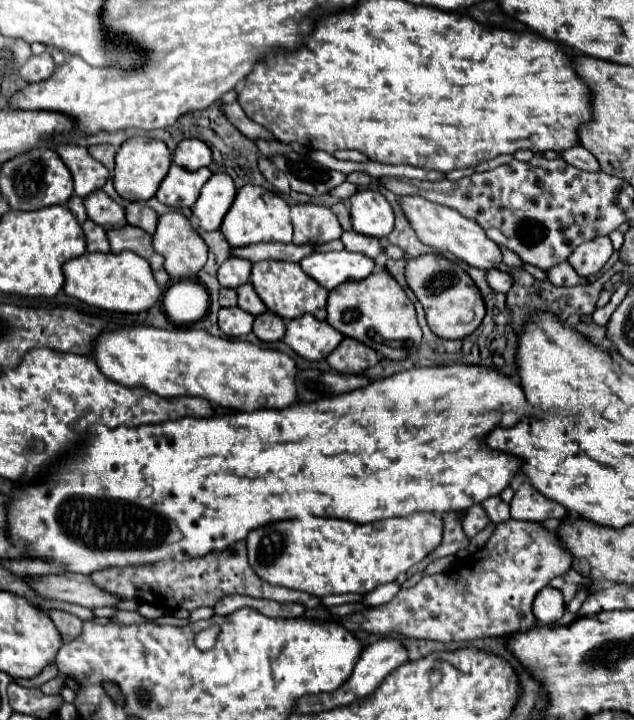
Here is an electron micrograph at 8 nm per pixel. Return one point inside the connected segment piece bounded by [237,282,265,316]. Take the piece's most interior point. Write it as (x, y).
(248, 300)

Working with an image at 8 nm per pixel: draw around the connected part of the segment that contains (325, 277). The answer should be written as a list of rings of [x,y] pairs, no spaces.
[[[313,252],[301,262],[305,274],[317,280],[323,288],[333,290],[335,286],[349,280],[363,280],[373,272],[375,260],[355,252]]]

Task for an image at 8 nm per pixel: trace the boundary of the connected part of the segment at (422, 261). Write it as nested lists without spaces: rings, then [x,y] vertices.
[[[423,254],[409,258],[405,266],[405,278],[417,300],[423,304],[429,328],[439,338],[465,338],[469,336],[485,316],[485,304],[479,288],[471,276],[457,264],[439,254]]]

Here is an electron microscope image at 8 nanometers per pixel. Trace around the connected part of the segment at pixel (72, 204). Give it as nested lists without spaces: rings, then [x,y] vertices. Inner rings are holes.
[[[71,196],[69,202],[67,202],[67,208],[75,214],[75,218],[83,224],[87,220],[87,214],[85,214],[85,206],[83,206],[83,198],[79,196]]]

